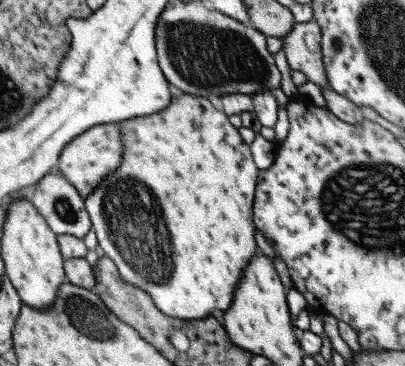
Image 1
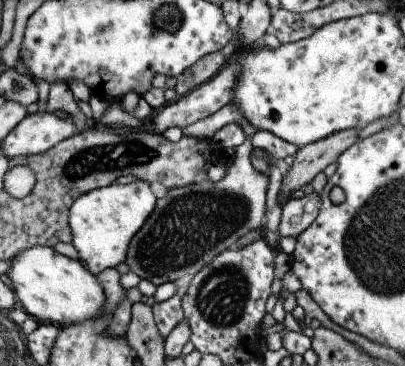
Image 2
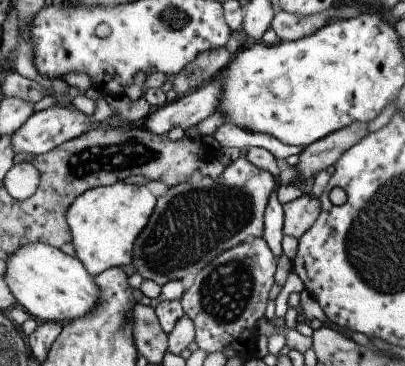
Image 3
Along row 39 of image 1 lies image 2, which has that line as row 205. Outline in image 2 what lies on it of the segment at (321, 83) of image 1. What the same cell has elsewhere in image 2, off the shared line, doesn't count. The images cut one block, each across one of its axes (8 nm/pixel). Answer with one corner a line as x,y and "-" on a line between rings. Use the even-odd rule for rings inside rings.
311,192
301,198
285,202
281,206
281,214
279,214
279,222
277,222
279,240
289,238
289,236
297,238
297,234
315,220
315,216
319,214
319,208
321,208
319,192

